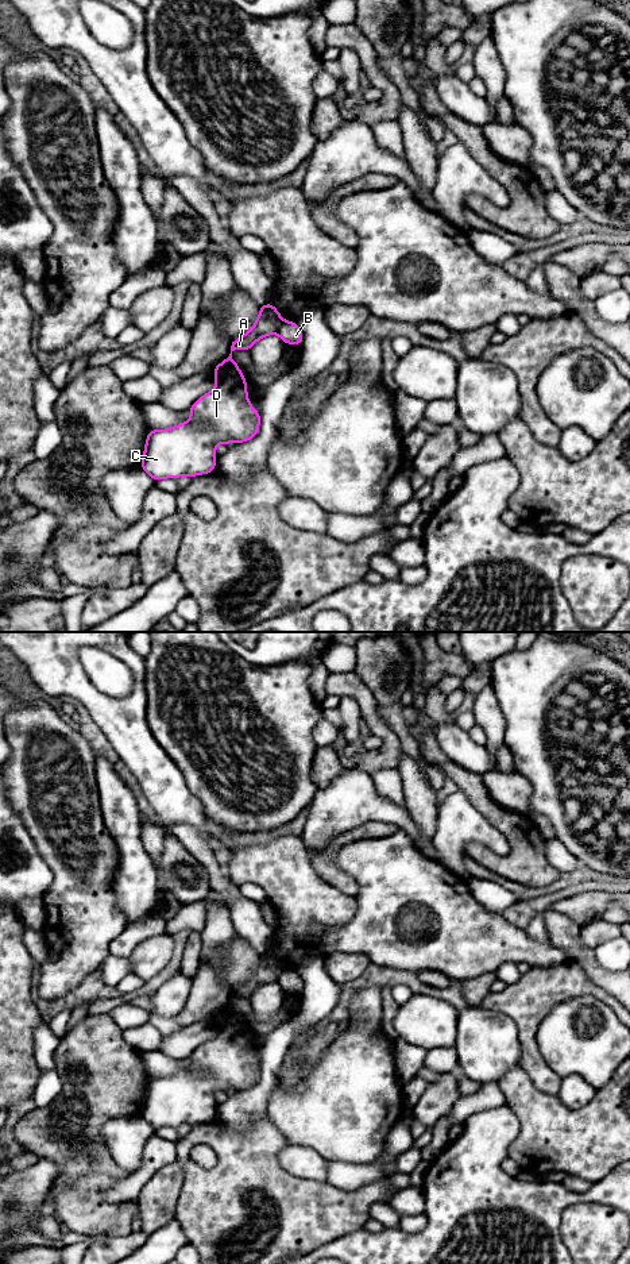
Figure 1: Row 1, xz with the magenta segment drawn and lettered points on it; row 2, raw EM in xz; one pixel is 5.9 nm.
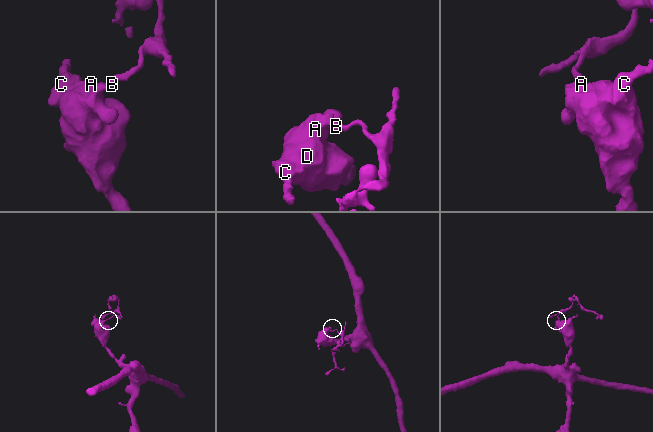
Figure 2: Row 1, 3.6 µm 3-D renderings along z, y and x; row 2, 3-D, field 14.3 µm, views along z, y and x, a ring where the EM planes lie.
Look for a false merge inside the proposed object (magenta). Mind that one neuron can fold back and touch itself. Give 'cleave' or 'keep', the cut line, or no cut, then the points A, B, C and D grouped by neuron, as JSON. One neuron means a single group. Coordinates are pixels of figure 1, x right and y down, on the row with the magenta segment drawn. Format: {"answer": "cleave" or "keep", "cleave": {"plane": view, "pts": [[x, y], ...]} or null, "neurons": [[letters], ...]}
{"answer": "cleave", "cleave": {"plane": "xz", "pts": [[285, 322], [275, 332]]}, "neurons": [["A", "C", "D"], ["B"]]}

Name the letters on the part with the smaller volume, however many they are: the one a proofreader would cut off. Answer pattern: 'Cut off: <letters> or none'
Cut off: B

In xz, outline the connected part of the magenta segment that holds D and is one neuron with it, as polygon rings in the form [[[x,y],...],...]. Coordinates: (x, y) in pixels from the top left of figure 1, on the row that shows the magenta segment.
[[[270,301],[260,305],[254,327],[236,338],[229,357],[212,369],[217,385],[193,402],[190,420],[167,429],[148,431],[140,467],[155,482],[213,473],[219,443],[244,443],[258,435],[260,413],[247,398],[247,381],[232,352],[250,351],[259,339],[277,334],[283,323]]]

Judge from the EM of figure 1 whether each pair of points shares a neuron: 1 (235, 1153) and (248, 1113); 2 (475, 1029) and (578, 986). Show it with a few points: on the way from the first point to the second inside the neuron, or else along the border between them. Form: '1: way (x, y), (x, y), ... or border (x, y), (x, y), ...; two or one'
1: border (216, 1116), (238, 1129), (246, 1129), (266, 1117); two
2: border (479, 1005), (503, 1012), (514, 1022), (521, 1044); two

